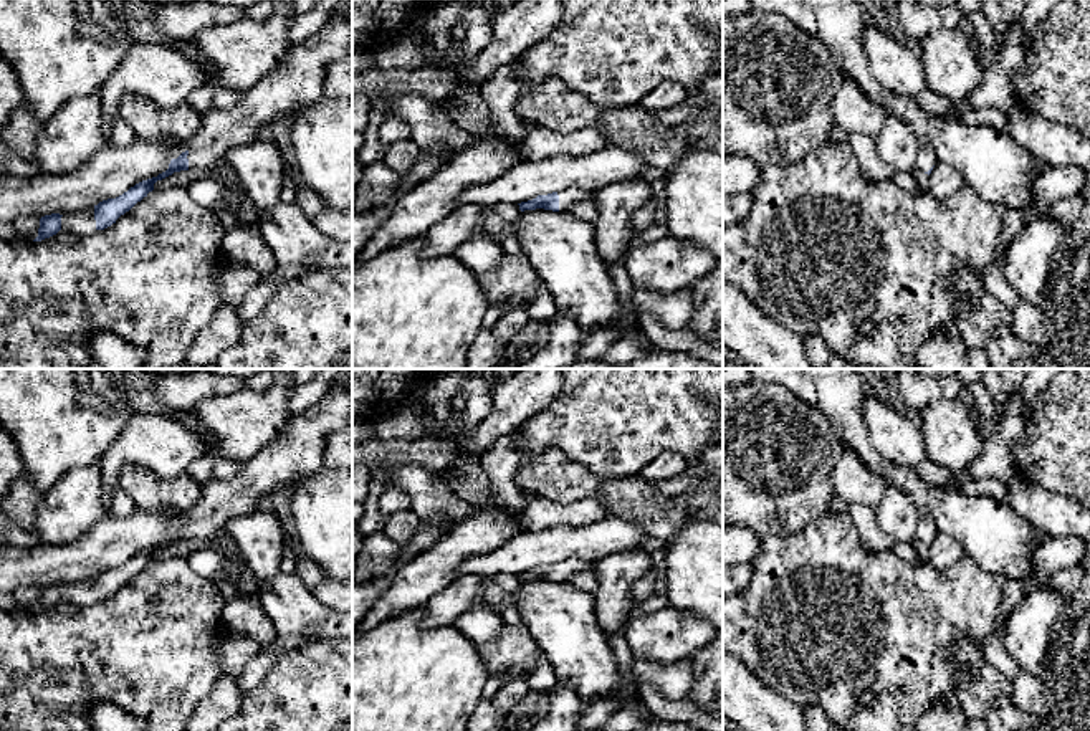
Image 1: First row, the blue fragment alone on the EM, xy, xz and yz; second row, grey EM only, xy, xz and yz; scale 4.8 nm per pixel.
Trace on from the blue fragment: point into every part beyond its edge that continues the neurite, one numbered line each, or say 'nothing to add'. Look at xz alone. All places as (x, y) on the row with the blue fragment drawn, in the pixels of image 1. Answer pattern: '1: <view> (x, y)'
1: xz (568, 197)

